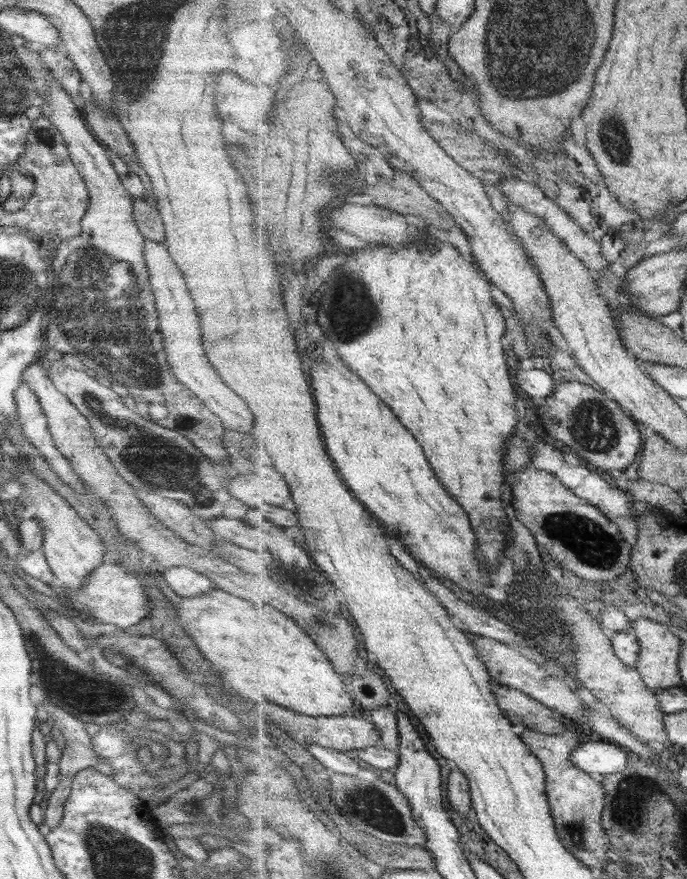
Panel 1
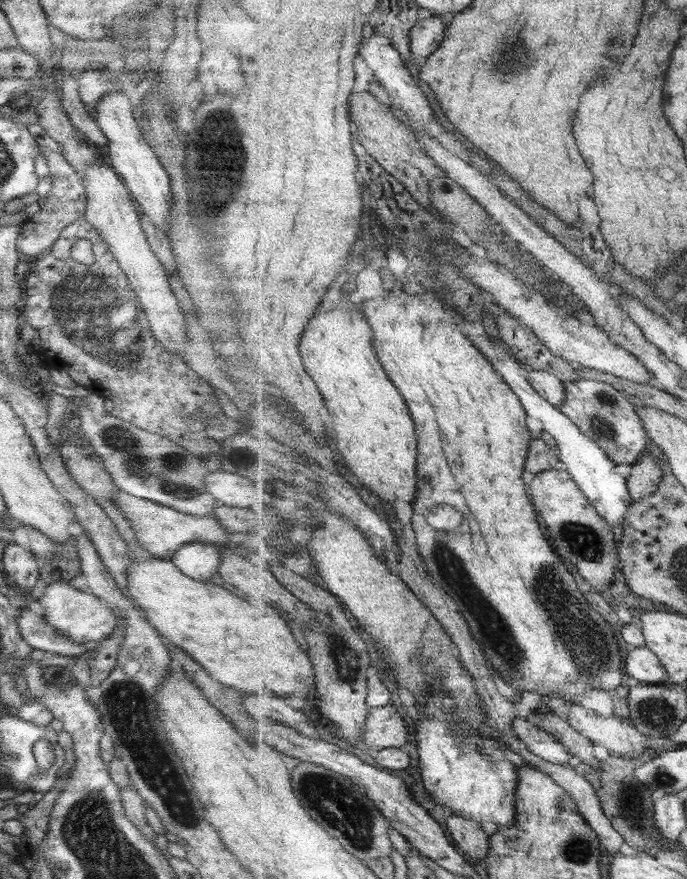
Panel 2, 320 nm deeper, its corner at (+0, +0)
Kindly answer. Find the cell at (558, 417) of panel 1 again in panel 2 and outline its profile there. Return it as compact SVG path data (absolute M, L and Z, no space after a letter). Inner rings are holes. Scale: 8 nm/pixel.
M579 379L564 383L567 396L561 412L607 452L615 465L633 465L648 447L648 430L629 396L611 385L594 380Z

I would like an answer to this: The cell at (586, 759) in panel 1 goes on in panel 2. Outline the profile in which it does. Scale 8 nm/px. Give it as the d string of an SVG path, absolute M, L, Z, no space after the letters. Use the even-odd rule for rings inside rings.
M515 717L512 728L526 748L543 760L567 766L579 762L550 732L535 726L533 722Z

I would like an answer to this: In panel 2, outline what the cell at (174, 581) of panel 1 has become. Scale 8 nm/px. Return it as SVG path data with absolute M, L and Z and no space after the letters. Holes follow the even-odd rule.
M205 543L180 545L169 560L185 576L198 581L209 580L220 563L220 546Z

